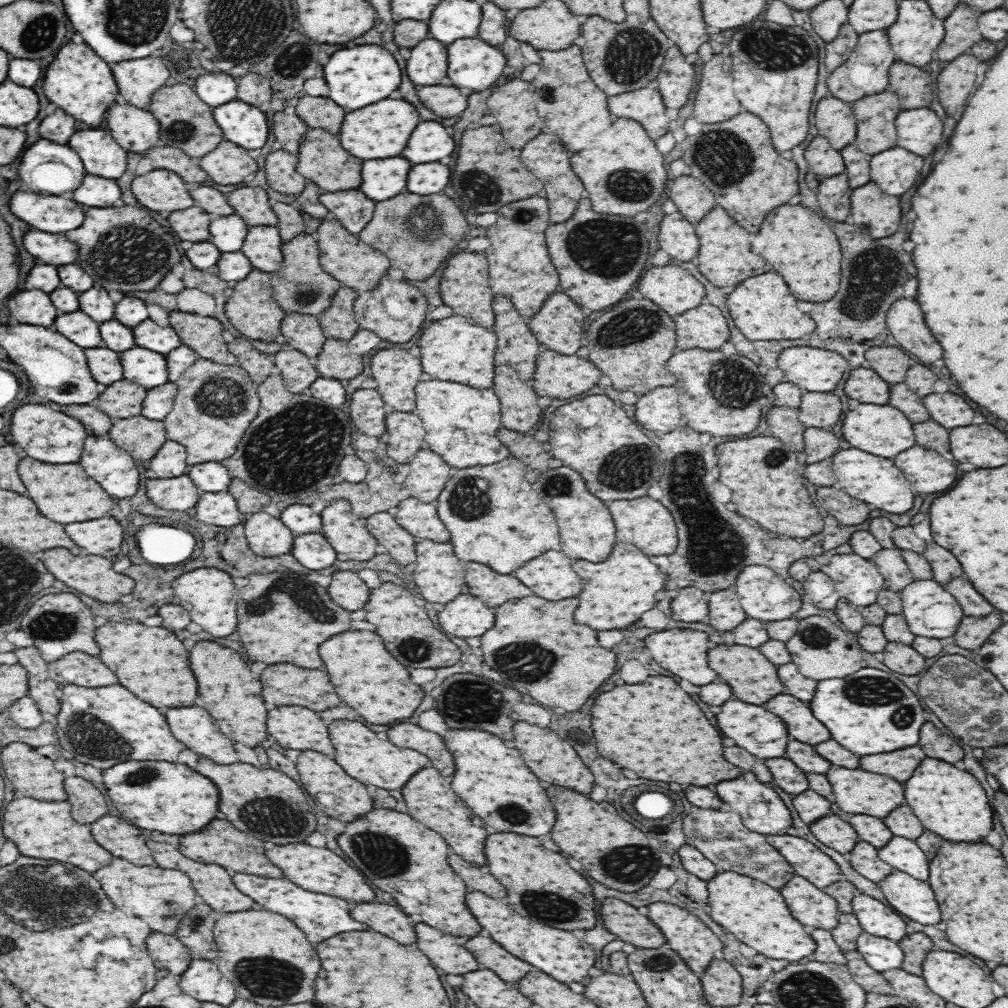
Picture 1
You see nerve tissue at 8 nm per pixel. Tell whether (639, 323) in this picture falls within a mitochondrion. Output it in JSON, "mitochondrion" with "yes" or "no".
{"mitochondrion":"yes"}

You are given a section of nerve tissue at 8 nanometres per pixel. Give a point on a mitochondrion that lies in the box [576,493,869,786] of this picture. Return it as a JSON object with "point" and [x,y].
{"point":[817,636]}

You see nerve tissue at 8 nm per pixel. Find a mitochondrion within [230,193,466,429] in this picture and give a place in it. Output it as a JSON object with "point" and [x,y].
{"point":[414,221]}

